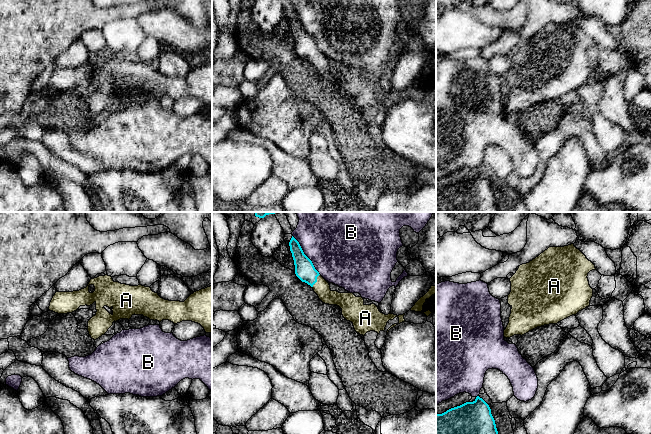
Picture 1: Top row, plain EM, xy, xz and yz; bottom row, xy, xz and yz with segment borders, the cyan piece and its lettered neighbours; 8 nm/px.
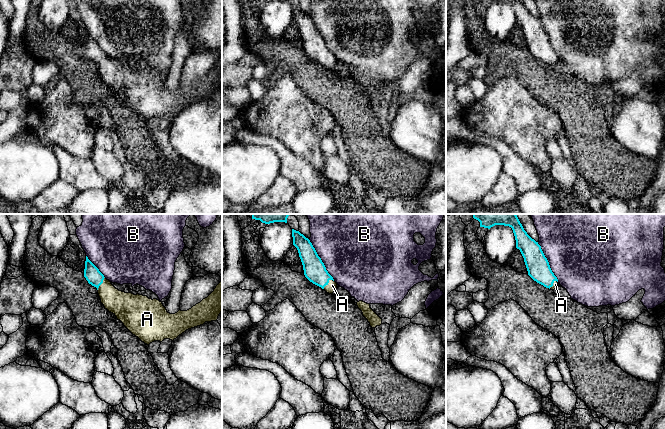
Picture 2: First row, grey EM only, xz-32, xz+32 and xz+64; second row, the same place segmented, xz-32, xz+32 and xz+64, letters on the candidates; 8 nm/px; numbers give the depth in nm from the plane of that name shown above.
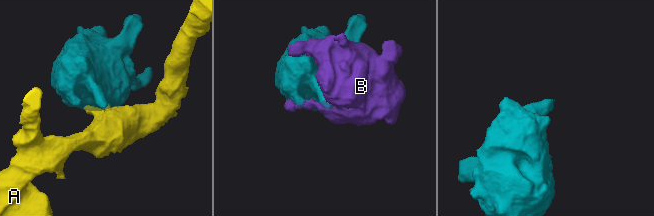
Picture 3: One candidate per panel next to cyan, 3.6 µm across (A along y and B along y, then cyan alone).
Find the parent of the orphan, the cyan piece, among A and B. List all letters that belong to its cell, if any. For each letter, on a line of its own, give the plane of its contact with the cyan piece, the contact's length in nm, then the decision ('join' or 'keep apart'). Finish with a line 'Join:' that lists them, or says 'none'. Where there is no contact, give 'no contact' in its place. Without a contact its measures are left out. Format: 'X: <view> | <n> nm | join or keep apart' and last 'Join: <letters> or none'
A: xz | 130 nm | join
B: xz | 380 nm | keep apart
Join: A

